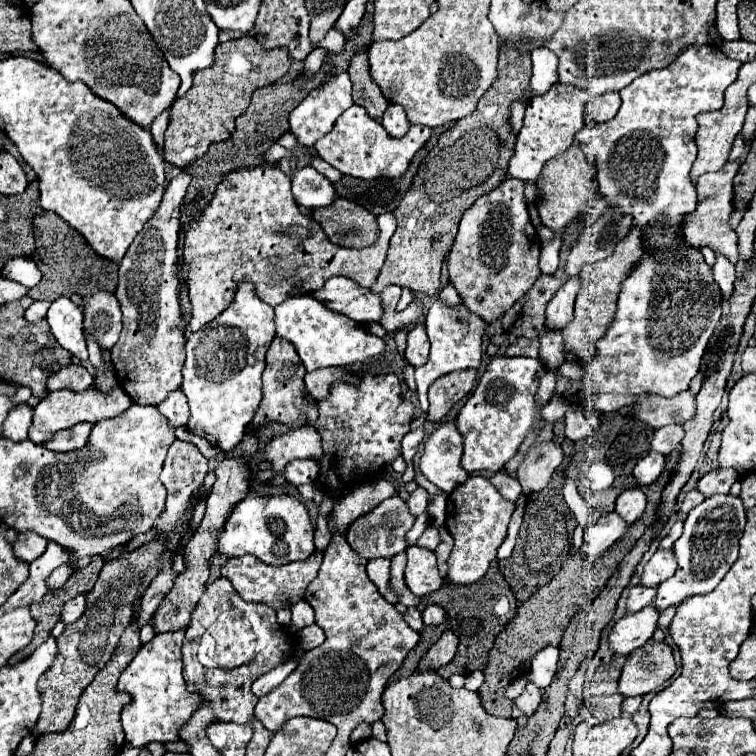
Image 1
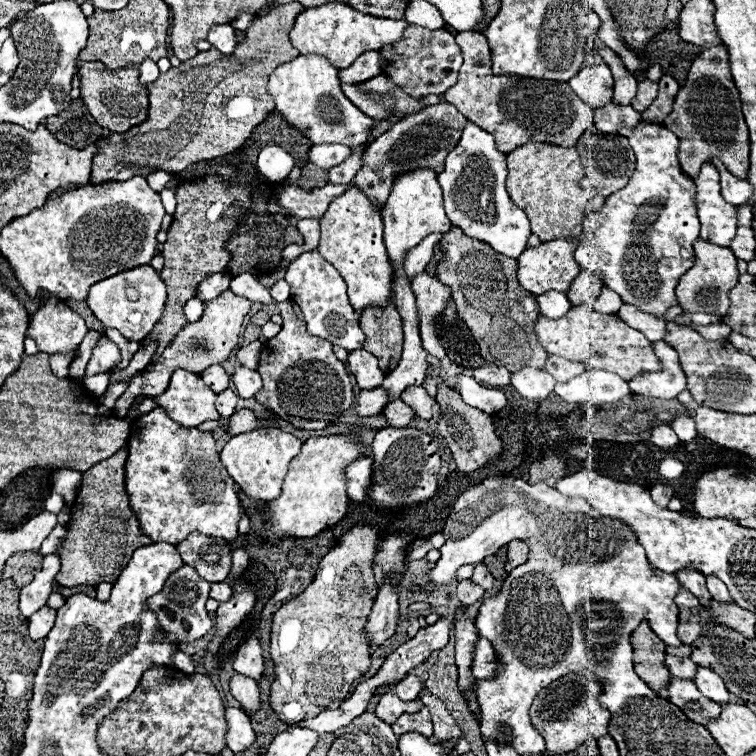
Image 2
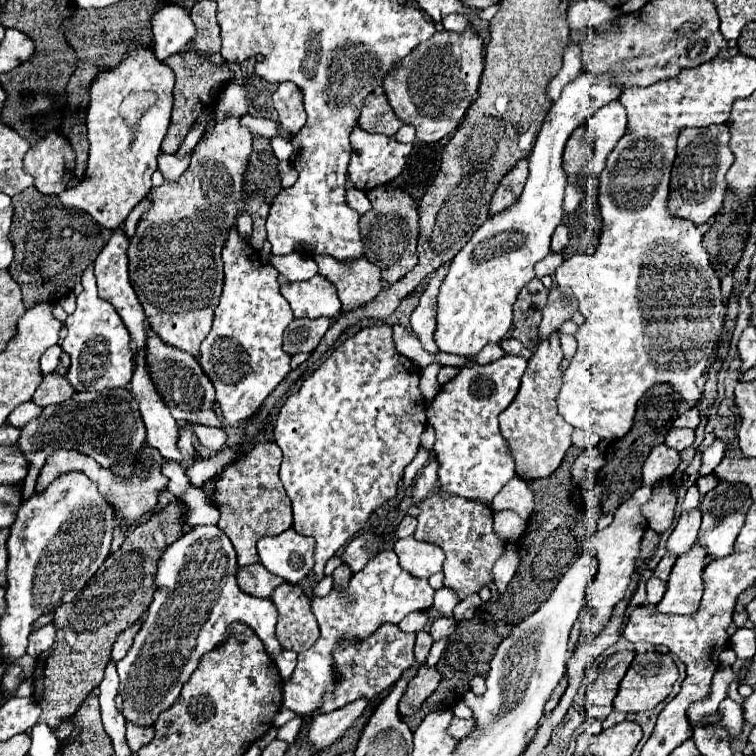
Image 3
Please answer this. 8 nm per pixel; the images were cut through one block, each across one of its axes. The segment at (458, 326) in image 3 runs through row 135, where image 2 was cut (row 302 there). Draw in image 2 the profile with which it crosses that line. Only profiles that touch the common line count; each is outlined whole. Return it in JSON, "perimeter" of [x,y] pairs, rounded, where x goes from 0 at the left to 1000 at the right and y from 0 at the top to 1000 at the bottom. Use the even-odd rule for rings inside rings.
{"perimeter":[[[728,384],[728,386],[720,386],[717,392],[712,392],[712,402],[714,402],[717,418],[733,421],[733,423],[749,418],[749,413],[757,407],[757,402],[751,397],[751,389],[749,386],[735,386],[735,384]]]}

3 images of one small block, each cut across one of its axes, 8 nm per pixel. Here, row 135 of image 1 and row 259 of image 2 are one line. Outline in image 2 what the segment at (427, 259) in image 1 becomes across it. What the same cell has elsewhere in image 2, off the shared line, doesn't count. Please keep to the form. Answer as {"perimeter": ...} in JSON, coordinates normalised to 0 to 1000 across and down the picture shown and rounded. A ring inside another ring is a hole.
{"perimeter":[[[595,302],[582,317],[582,328],[587,331],[587,341],[579,349],[577,365],[585,376],[598,381],[598,397],[608,421],[624,437],[635,468],[646,479],[664,481],[675,492],[685,492],[685,487],[696,484],[720,487],[728,468],[717,460],[706,439],[706,429],[717,415],[709,392],[685,376],[685,347],[653,333],[643,320],[611,310],[608,302]]]}

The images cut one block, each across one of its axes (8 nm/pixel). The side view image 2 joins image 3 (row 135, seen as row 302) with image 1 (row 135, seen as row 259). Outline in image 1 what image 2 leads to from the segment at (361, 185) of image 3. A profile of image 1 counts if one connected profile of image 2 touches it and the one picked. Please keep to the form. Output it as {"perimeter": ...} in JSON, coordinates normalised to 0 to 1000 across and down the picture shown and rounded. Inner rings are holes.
{"perimeter":[[[468,138],[444,159],[442,169],[415,190],[415,196],[434,217],[439,217],[452,230],[481,235],[481,238],[529,235],[537,228],[548,204],[569,183],[569,177],[571,177],[571,169],[550,164],[550,167],[542,167],[537,180],[526,185],[516,183],[500,159],[489,156],[479,140]]]}

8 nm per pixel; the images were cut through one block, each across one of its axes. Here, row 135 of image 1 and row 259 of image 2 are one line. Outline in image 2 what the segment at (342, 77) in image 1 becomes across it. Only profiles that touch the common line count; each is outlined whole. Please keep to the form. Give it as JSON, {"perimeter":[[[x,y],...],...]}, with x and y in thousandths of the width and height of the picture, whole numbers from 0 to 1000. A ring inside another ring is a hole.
{"perimeter":[[[421,331],[399,333],[394,341],[384,347],[378,354],[378,373],[386,384],[386,397],[399,407],[402,423],[410,442],[437,450],[444,458],[458,460],[460,466],[481,460],[481,439],[474,429],[474,413],[460,399],[458,376],[447,357],[431,347]]]}

